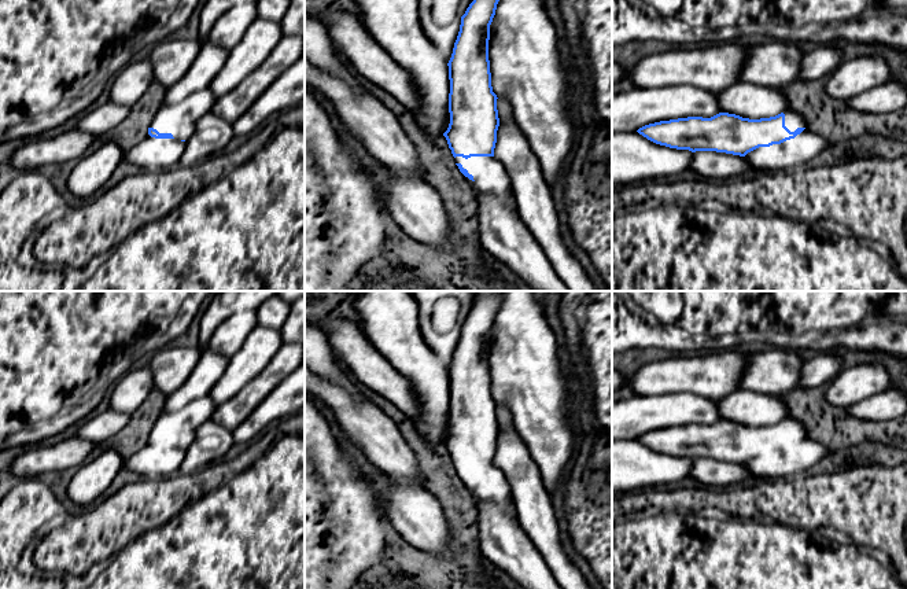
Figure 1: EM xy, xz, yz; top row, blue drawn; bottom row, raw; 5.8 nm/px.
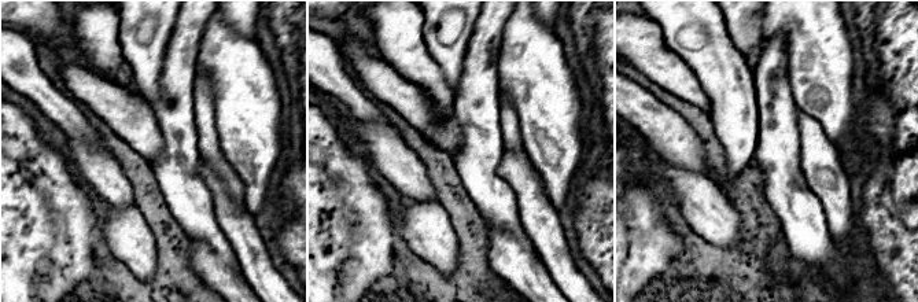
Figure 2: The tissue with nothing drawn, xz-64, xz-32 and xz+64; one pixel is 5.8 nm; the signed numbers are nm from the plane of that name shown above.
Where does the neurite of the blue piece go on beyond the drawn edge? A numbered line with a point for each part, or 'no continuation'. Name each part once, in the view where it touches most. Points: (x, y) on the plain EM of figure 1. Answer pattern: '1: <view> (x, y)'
1: xz (489, 481)

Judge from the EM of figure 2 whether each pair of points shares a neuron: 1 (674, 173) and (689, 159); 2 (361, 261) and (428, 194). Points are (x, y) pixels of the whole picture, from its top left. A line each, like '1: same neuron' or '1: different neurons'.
1: different neurons
2: different neurons

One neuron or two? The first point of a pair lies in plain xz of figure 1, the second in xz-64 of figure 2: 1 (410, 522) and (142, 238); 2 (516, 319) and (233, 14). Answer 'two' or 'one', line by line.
1: one
2: two

